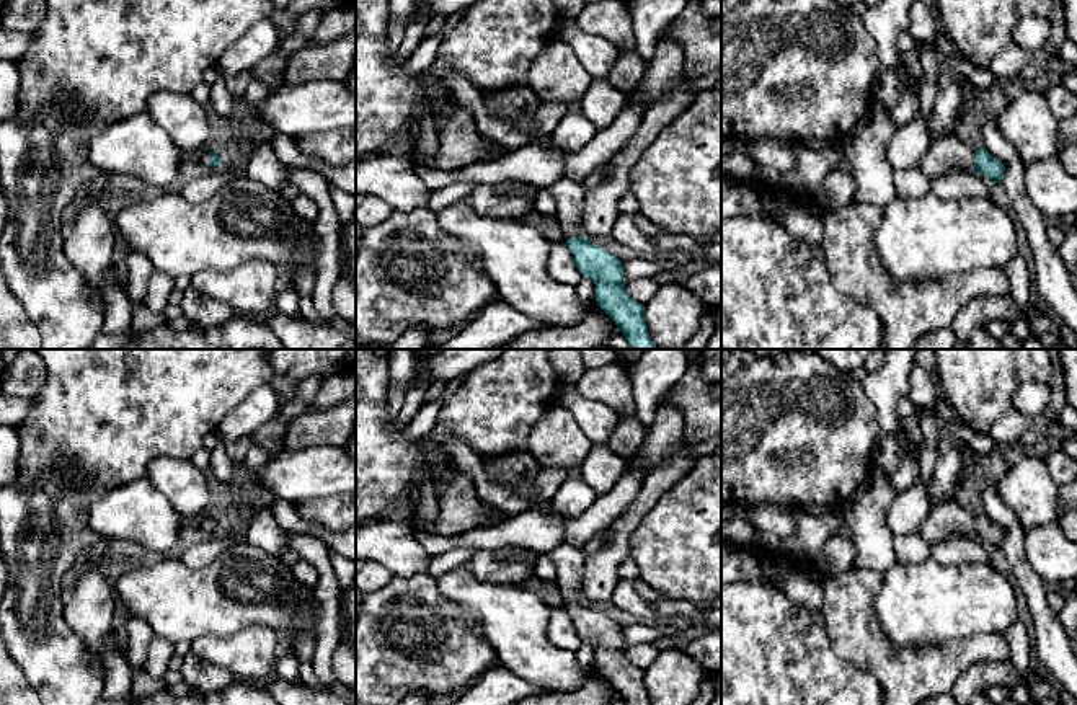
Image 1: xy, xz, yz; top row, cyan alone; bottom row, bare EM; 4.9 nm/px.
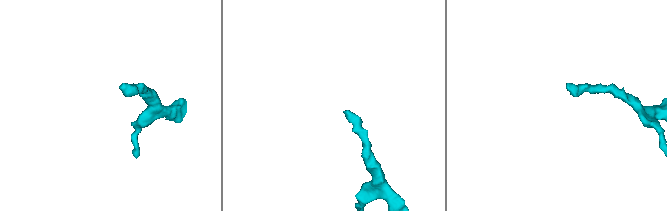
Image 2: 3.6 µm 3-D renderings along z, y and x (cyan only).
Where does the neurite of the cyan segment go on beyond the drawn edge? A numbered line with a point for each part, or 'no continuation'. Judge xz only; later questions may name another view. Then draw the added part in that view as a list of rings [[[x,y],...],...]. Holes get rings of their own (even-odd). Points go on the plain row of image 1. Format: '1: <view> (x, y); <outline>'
1: xz (570, 560); [[[561,543],[550,550],[547,556],[556,566],[556,586],[568,604],[583,602],[583,568],[586,556],[579,547]]]

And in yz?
1: yz (942, 523); [[[953,504],[930,509],[924,517],[919,534],[932,545],[951,535],[974,535],[976,516],[964,508]]]

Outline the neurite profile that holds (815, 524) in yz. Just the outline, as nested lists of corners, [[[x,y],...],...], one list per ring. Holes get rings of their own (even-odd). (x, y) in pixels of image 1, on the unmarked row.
[[[822,504],[796,509],[795,532],[782,540],[782,550],[800,561],[816,563],[826,540],[844,527],[840,509]]]

